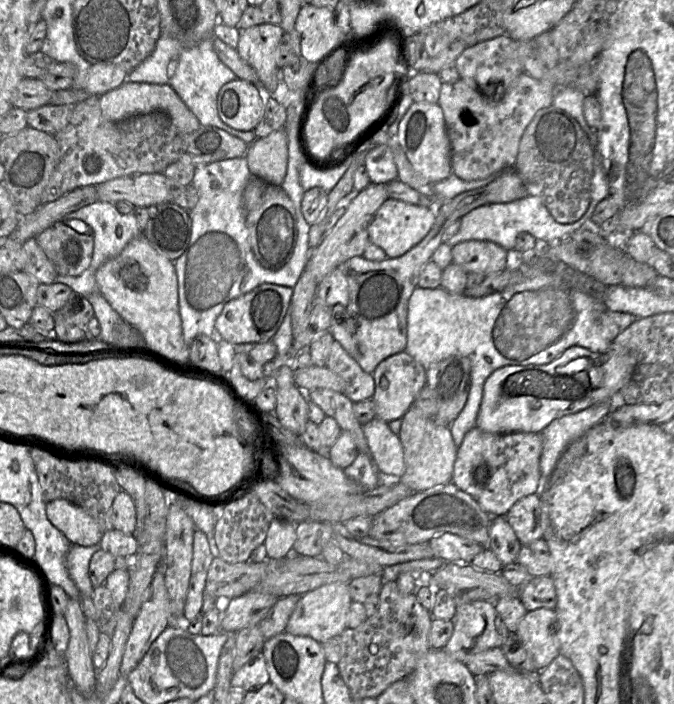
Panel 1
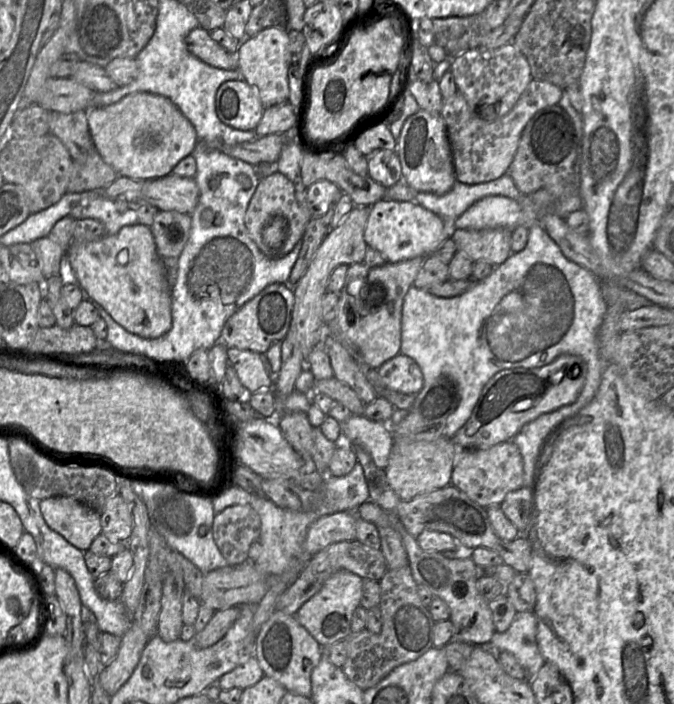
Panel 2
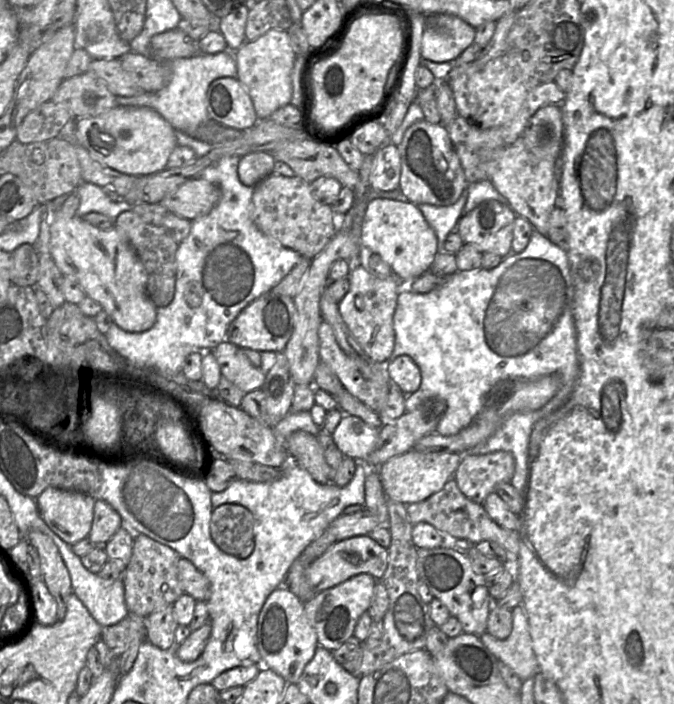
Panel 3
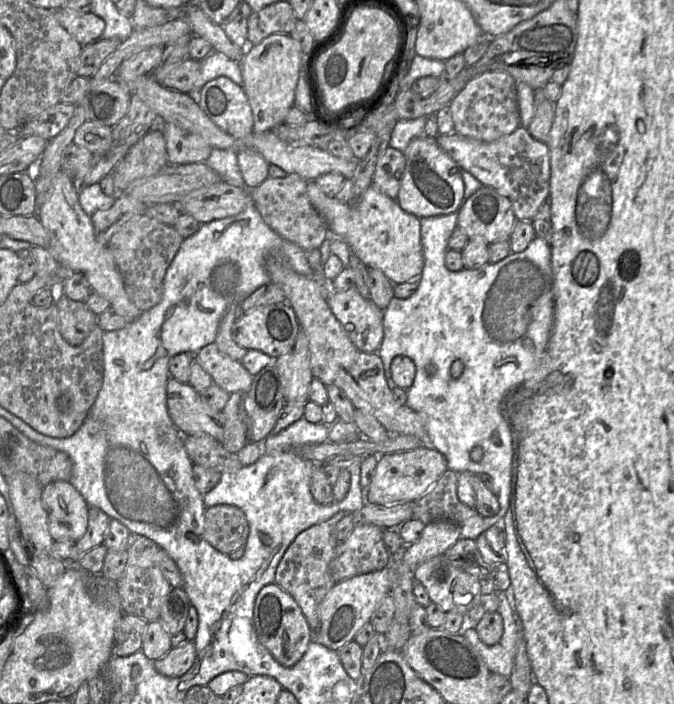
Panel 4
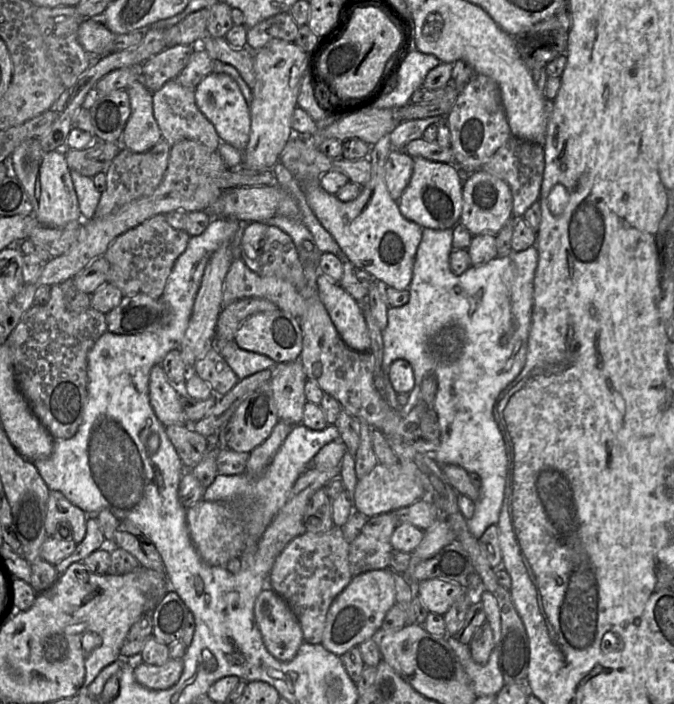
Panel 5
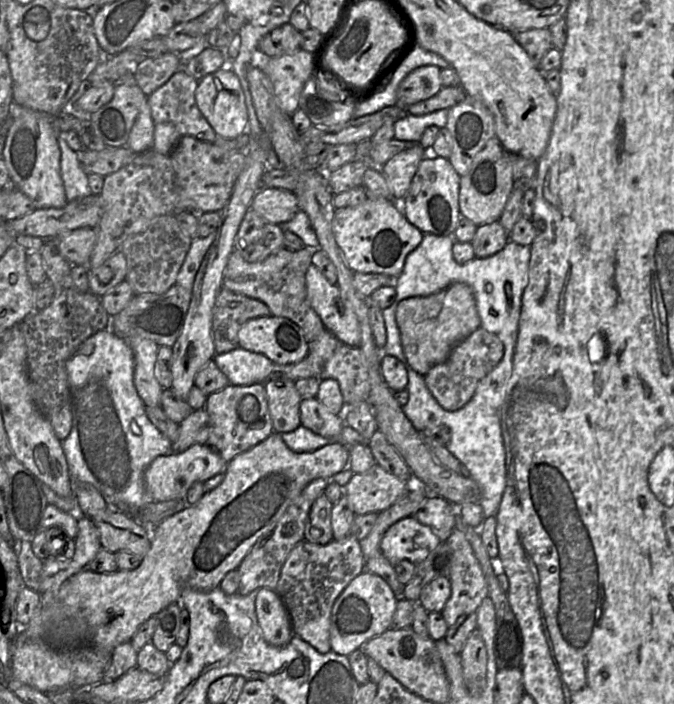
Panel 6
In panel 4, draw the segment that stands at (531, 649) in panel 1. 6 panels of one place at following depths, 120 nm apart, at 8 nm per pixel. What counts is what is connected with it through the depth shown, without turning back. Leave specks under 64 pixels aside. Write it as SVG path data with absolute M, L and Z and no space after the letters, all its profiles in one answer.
M511 591L511 597L510 594L507 592L495 592L493 594L496 594L499 598L498 613L500 613L500 615L502 616L504 624L503 635L499 640L499 642L493 646L487 646L480 640L474 628L467 630L461 629L460 634L463 635L468 640L468 642L472 645L472 647L475 650L478 651L478 653L485 661L485 664L487 665L491 673L496 673L509 678L511 675L513 660L518 645L518 630L517 630L517 623L514 617L514 608L516 608L515 599L513 599L512 597L512 591Z

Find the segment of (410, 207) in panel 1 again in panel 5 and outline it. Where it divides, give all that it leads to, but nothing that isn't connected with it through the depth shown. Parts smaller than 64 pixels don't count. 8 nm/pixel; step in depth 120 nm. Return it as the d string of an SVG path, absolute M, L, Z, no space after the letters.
M389 134L383 136L372 148L370 146L365 158L369 158L372 166L371 177L362 187L359 197L353 201L340 201L336 195L326 192L319 183L304 183L303 186L308 205L347 259L386 286L404 290L411 283L423 228L401 214L398 201L391 197L387 189L385 164L391 151Z

